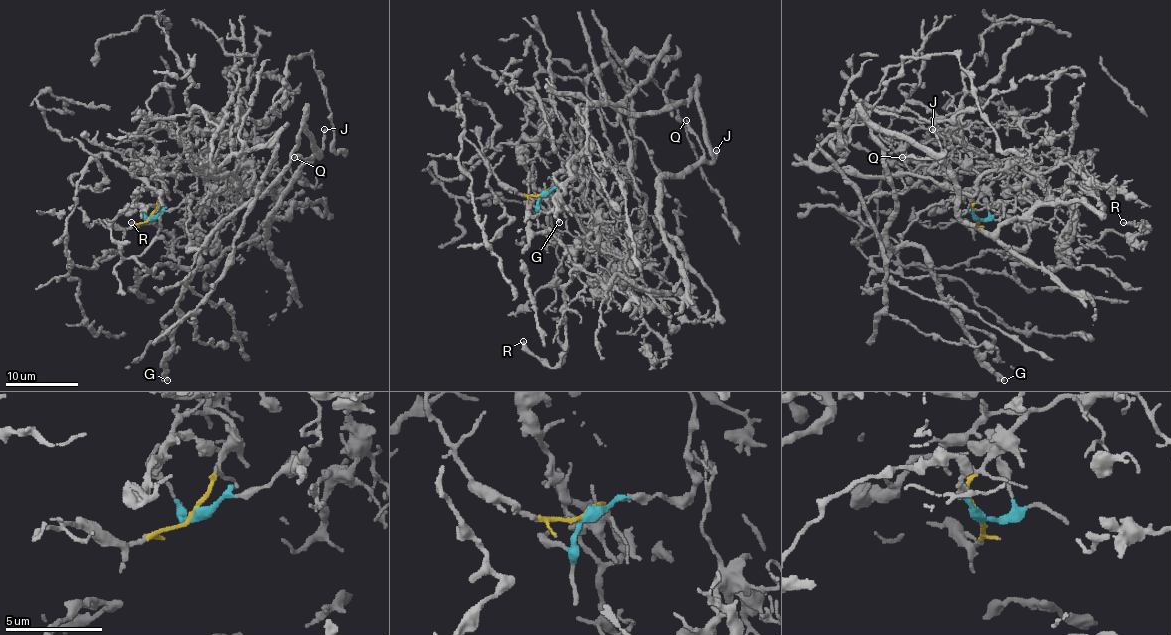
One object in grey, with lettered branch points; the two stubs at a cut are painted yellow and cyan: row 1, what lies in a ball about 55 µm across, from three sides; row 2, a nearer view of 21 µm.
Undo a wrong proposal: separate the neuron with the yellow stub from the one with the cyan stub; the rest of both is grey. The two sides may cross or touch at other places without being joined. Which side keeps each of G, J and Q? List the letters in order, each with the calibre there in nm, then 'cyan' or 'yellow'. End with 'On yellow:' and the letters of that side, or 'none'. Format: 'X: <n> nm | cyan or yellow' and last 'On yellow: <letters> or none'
G: 260 nm | cyan
J: 240 nm | cyan
Q: 130 nm | cyan
On yellow: none

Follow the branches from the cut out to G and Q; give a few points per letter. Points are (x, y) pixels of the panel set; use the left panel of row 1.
G: (149, 218), (179, 207), (189, 196), (186, 224), (199, 249), (199, 264), (177, 308), (166, 361), (168, 381)
Q: (149, 218), (189, 196), (186, 231), (189, 247), (200, 247), (290, 161), (301, 129), (319, 154), (294, 158)

